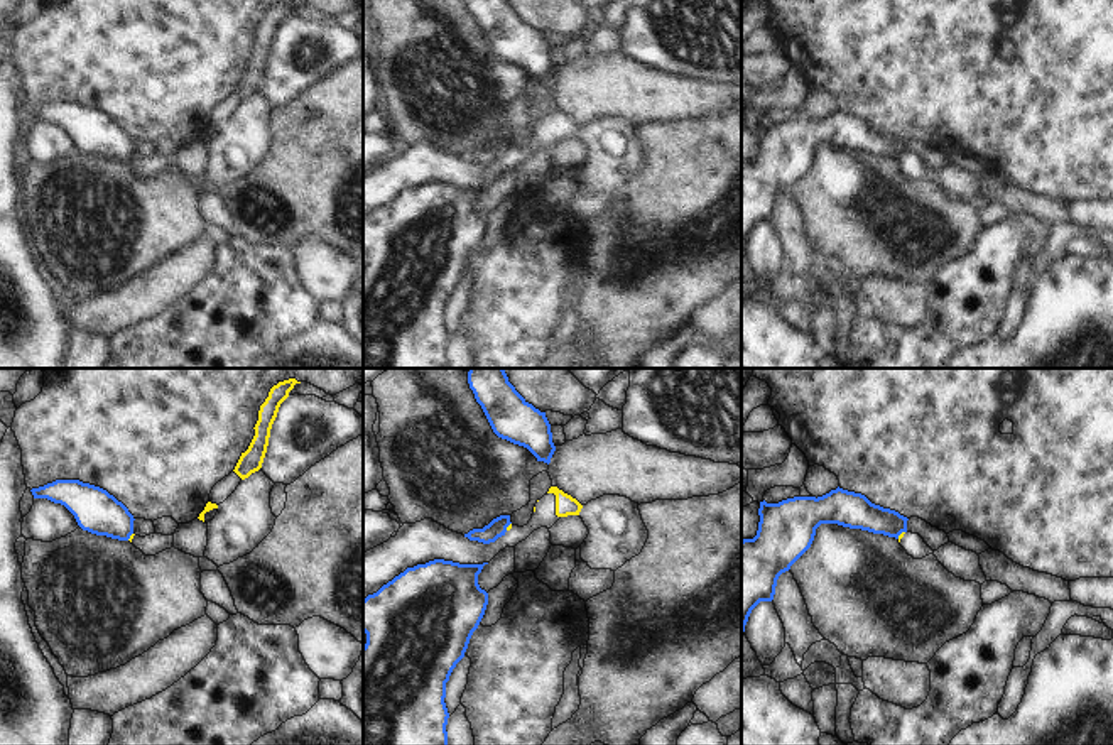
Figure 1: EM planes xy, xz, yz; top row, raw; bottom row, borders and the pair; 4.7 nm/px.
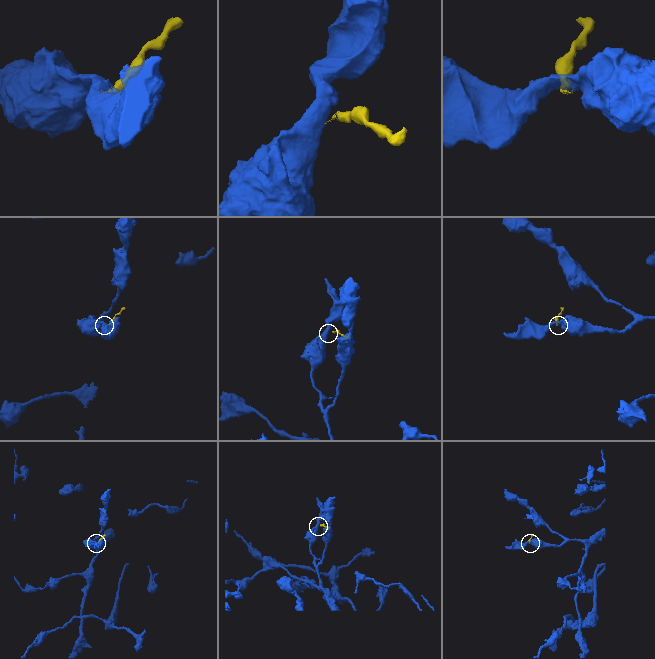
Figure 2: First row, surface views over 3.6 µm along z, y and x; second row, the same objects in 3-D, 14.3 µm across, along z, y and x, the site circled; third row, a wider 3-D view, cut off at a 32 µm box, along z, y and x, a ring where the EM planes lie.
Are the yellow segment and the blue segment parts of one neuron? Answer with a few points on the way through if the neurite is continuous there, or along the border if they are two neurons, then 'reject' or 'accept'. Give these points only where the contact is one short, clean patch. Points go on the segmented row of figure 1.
along yz (904, 531), (897, 538) | reject

